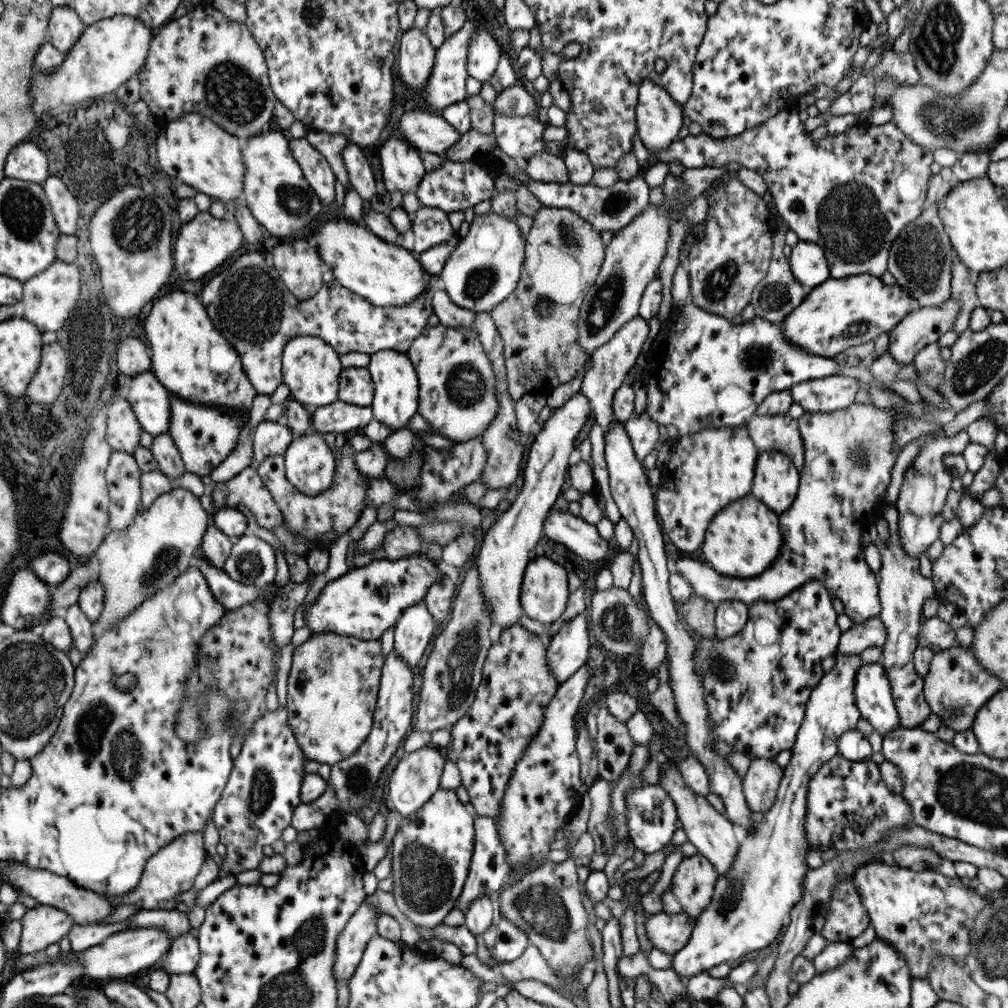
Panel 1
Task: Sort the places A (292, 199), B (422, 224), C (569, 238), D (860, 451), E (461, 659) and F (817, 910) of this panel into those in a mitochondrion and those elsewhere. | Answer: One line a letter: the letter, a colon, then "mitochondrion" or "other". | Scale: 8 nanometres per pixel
A: mitochondrion
B: mitochondrion
C: mitochondrion
D: mitochondrion
E: mitochondrion
F: other

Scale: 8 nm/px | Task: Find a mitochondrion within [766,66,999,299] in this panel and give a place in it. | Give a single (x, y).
(858, 230)

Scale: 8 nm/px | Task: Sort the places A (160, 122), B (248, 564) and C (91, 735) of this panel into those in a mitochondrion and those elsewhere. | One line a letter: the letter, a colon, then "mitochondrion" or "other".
A: other
B: mitochondrion
C: mitochondrion

